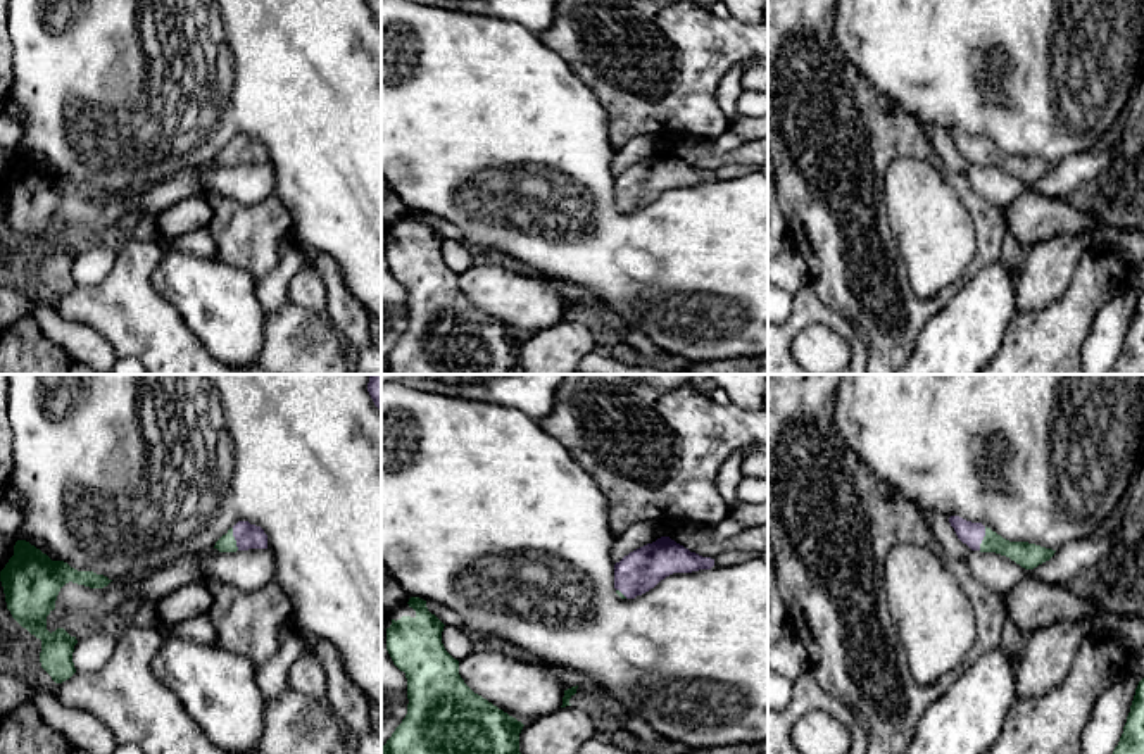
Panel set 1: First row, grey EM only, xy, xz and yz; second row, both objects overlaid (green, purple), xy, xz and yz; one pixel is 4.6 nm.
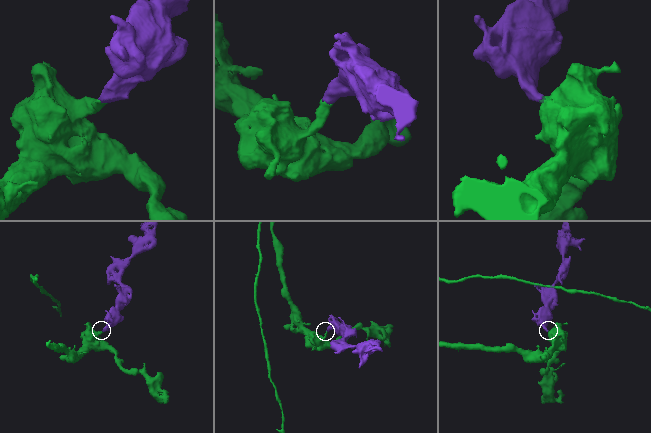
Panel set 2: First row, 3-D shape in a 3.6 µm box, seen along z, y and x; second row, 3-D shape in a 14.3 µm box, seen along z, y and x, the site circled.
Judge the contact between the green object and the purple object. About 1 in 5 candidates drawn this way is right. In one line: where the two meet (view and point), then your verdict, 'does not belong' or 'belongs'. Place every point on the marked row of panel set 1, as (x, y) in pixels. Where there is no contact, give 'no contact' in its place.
yz (984, 539) | belongs

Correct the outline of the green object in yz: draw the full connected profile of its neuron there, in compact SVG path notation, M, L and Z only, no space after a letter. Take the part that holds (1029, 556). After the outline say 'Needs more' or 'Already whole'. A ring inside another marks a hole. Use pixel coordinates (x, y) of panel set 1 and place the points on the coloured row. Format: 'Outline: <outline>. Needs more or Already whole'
Outline: M951 516L949 523L958 538L971 550L1006 556L1025 569L1037 568L1039 564L1049 561L1056 552L1028 542L1009 542L982 523L971 523L959 516Z. Needs more

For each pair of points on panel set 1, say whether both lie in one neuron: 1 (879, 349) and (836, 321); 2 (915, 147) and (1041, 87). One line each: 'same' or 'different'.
1: different
2: different

